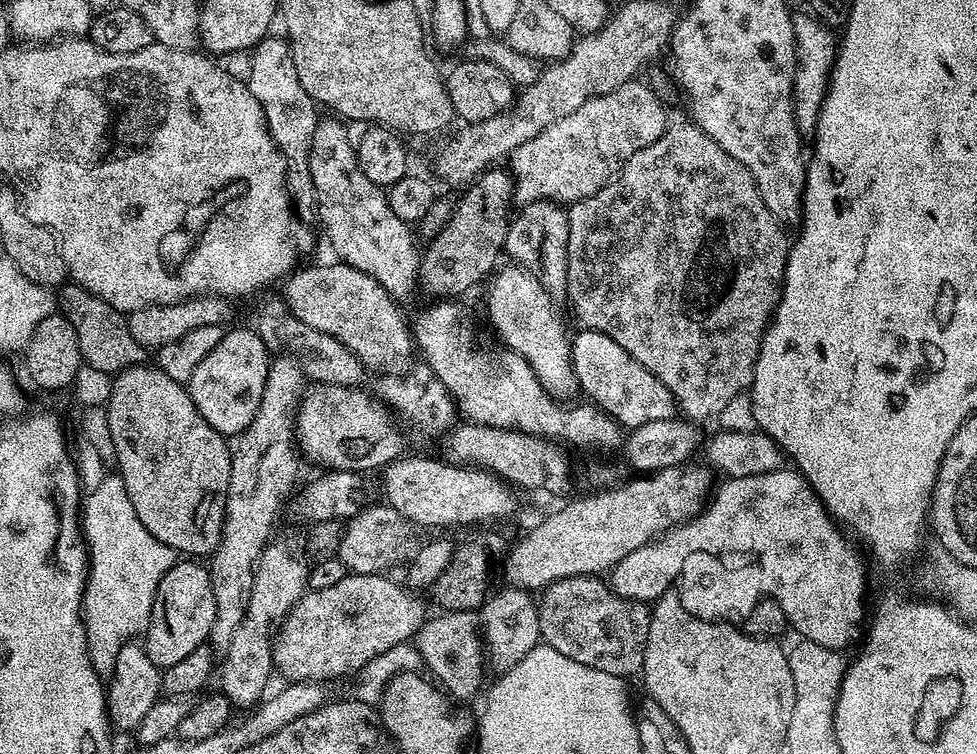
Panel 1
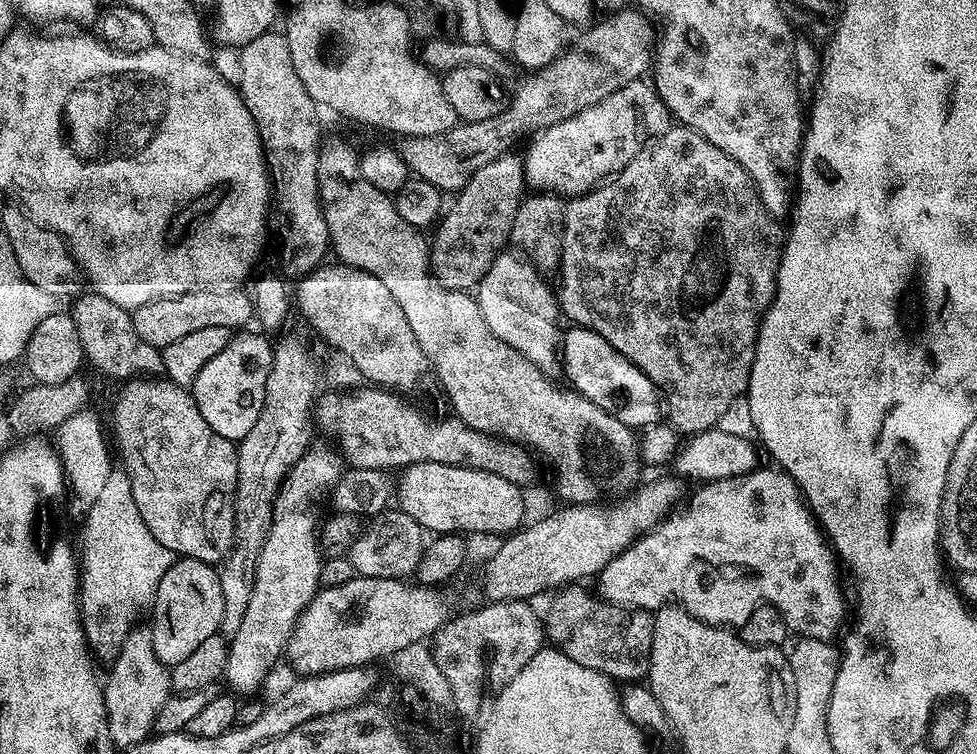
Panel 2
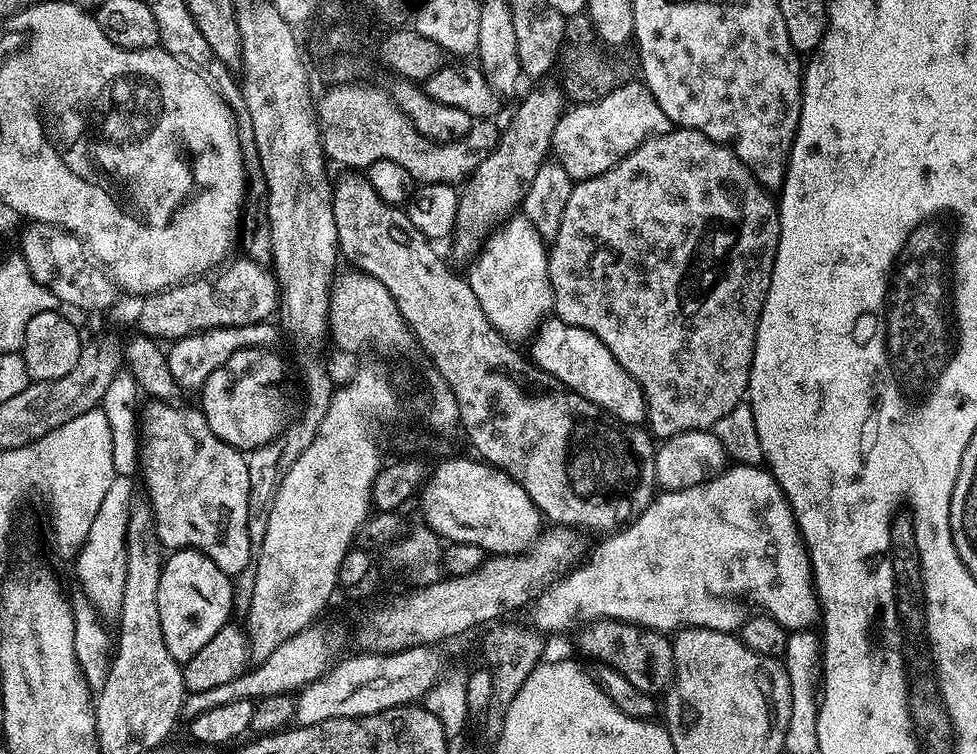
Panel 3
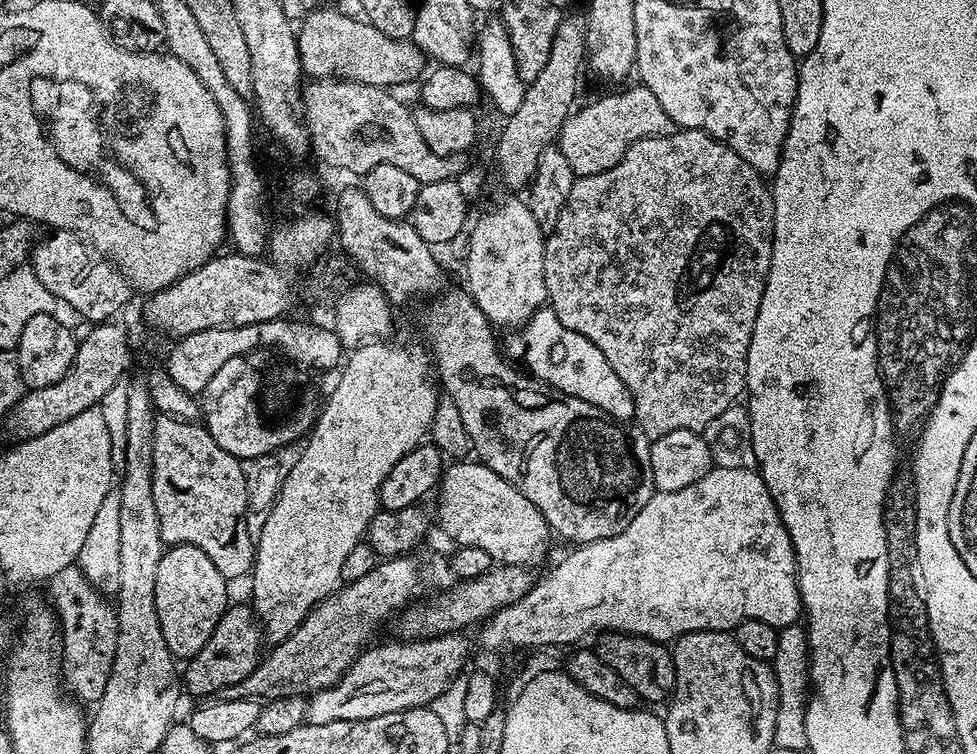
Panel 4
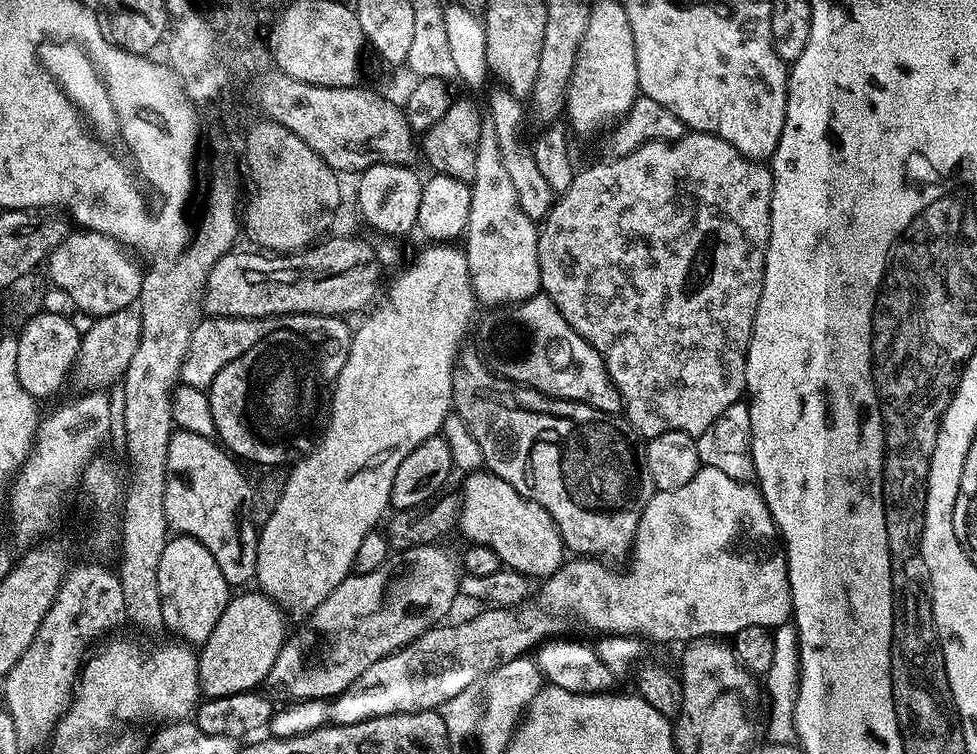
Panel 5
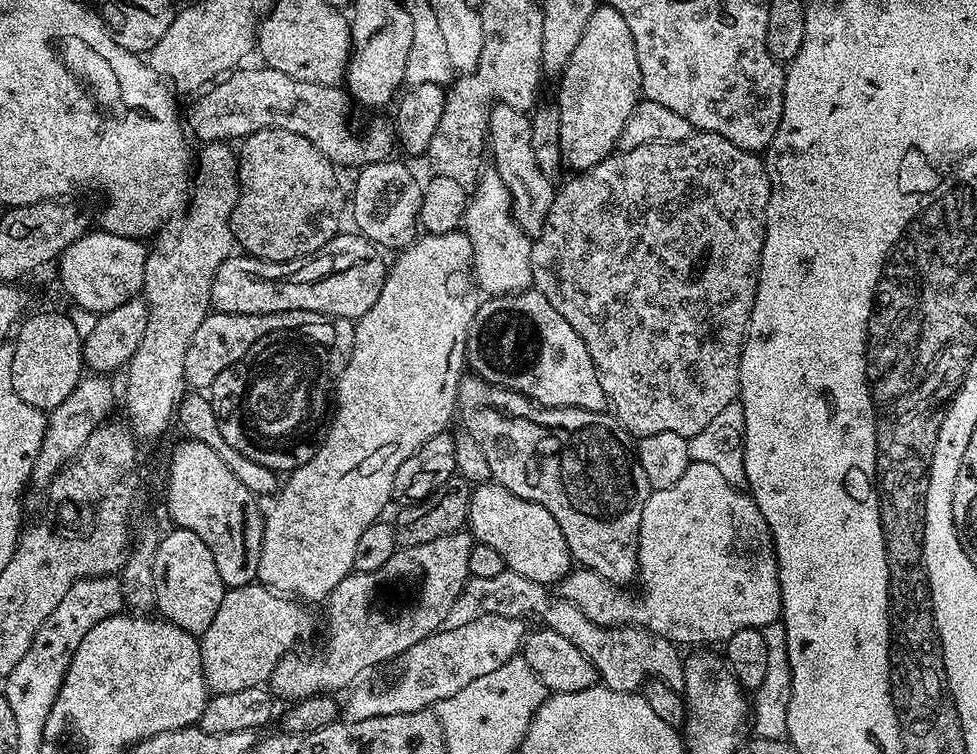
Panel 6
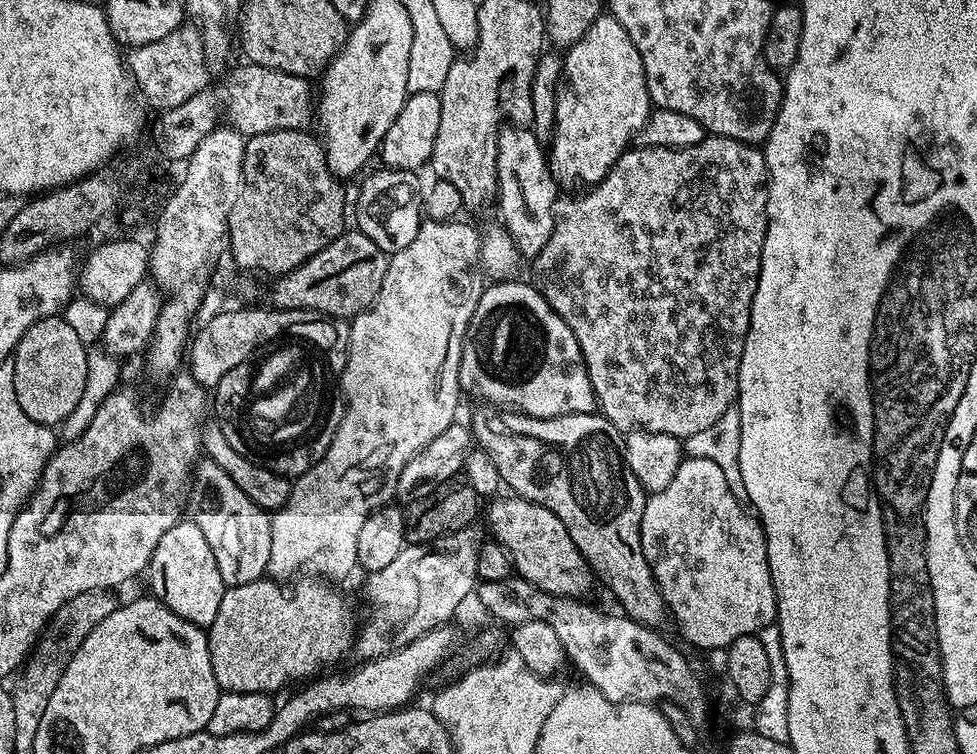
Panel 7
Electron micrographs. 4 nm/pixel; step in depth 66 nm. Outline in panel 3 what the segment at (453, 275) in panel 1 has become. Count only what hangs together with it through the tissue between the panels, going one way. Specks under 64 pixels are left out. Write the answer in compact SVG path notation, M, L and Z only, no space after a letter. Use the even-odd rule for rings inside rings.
M540 88L537 92L530 93L517 106L508 125L503 125L500 141L490 155L472 171L463 185L464 192L462 188L456 219L450 233L454 259L465 262L475 260L488 237L501 224L517 215L530 182L534 182L534 174L538 174L538 170L549 159L552 135L566 111L566 103L560 98L561 93L557 92L552 88Z

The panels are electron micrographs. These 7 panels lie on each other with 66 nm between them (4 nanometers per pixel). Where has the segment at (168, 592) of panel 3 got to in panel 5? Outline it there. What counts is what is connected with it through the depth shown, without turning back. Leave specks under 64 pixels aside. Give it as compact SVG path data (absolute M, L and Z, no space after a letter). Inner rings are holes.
M173 535L162 550L158 563L158 594L161 595L164 628L172 631L177 641L188 646L199 646L210 638L222 610L230 599L230 586L214 562L214 554L189 536Z

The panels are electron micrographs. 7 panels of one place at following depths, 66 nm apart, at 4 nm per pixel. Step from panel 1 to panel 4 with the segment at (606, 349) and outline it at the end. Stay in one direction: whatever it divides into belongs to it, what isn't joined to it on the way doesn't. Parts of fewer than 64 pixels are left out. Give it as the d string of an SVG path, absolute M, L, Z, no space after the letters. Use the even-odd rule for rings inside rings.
M552 307L539 308L526 323L519 325L513 332L516 333L506 340L506 356L509 361L519 362L536 379L551 388L557 388L563 395L582 398L582 402L598 406L598 410L614 420L628 422L635 417L634 398L622 378L614 374L614 366L606 362L606 354L602 354L602 350L598 350L598 346L594 346L594 342L590 342L582 334L562 326Z

